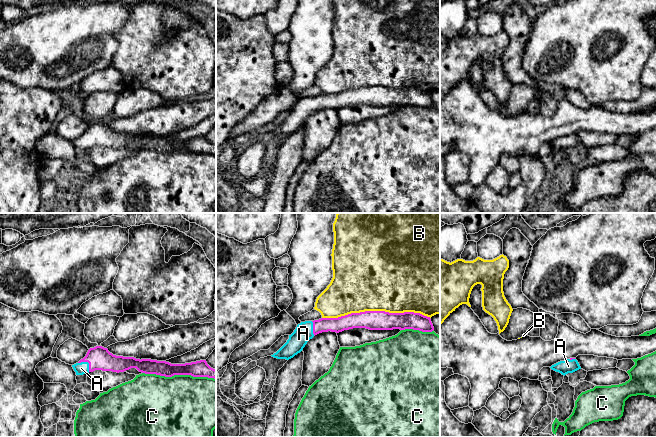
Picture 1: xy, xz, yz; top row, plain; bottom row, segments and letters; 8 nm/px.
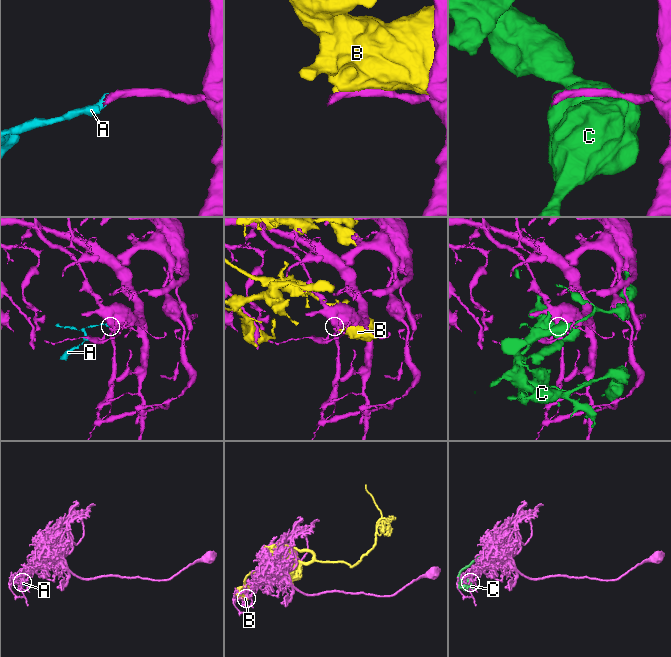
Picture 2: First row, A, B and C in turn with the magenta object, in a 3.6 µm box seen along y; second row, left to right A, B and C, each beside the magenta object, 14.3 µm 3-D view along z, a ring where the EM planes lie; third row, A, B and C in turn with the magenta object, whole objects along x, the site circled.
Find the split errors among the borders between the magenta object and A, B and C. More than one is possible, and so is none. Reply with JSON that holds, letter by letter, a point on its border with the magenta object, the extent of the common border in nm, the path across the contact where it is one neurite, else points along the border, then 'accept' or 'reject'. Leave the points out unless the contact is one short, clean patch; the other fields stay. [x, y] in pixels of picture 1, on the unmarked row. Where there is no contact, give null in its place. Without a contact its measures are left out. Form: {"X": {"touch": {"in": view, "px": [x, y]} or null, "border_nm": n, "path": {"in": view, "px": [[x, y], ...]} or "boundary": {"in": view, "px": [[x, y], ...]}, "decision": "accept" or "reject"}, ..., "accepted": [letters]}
{"A": {"touch": {"in": "xy", "px": [87, 137]}, "border_nm": 120, "path": {"in": "xy", "px": [[99, 134], [87, 137], [81, 144]]}, "decision": "accept"}, "B": {"touch": {"in": "xz", "px": [376, 87]}, "border_nm": 850, "decision": "reject"}, "C": {"touch": {"in": "xy", "px": [179, 150]}, "border_nm": 600, "decision": "reject"}, "accepted": ["A"]}

